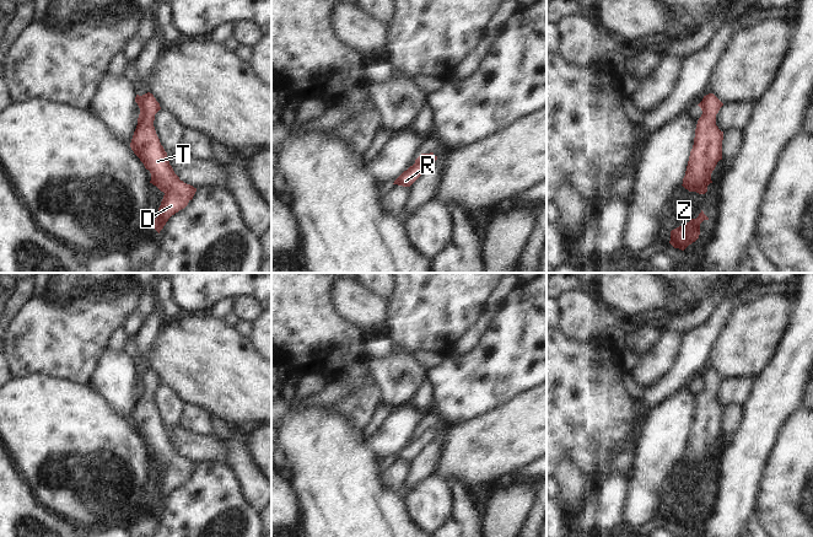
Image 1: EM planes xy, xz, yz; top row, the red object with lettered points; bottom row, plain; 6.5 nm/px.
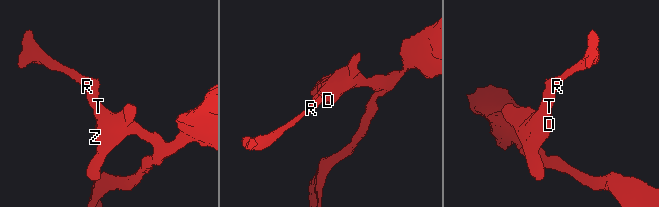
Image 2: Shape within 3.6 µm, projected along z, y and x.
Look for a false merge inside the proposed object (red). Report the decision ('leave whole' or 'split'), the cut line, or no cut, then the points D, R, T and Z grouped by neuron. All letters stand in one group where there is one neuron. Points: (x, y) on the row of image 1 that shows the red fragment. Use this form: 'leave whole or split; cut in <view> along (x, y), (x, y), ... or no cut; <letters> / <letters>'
leave whole; no cut; D R T Z

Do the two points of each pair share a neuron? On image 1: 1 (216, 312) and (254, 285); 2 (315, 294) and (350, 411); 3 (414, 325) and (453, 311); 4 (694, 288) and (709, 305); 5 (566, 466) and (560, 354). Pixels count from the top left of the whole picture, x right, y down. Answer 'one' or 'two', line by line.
1: two
2: one
3: one
4: two
5: two

